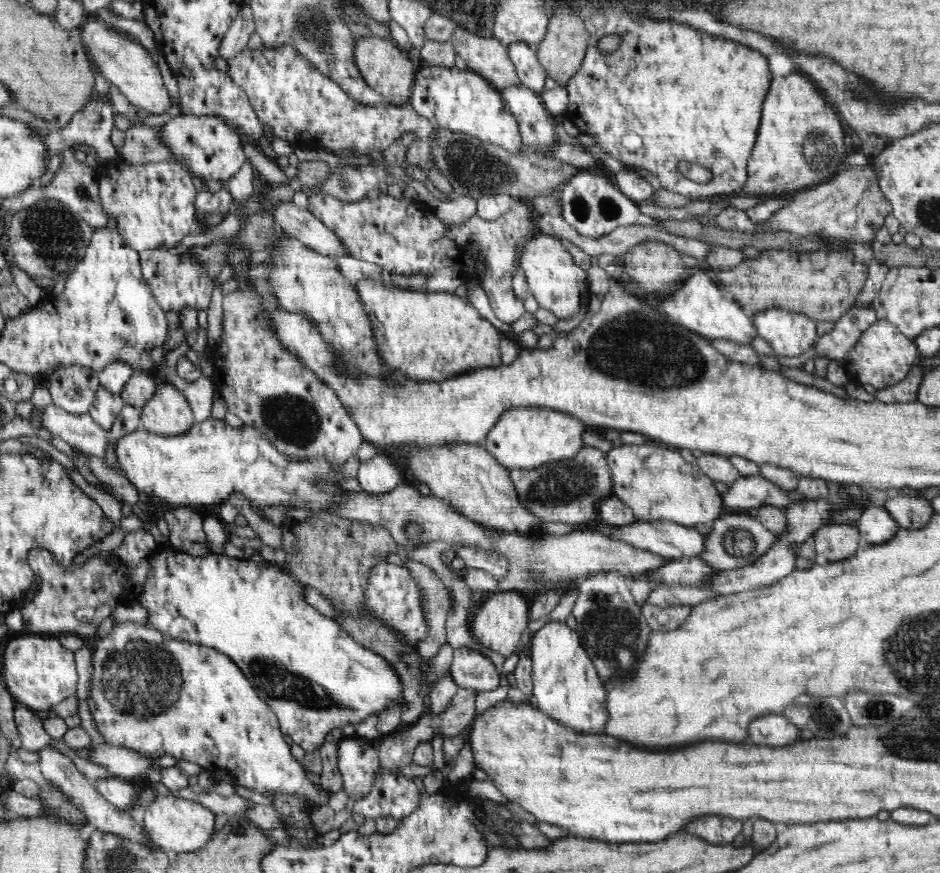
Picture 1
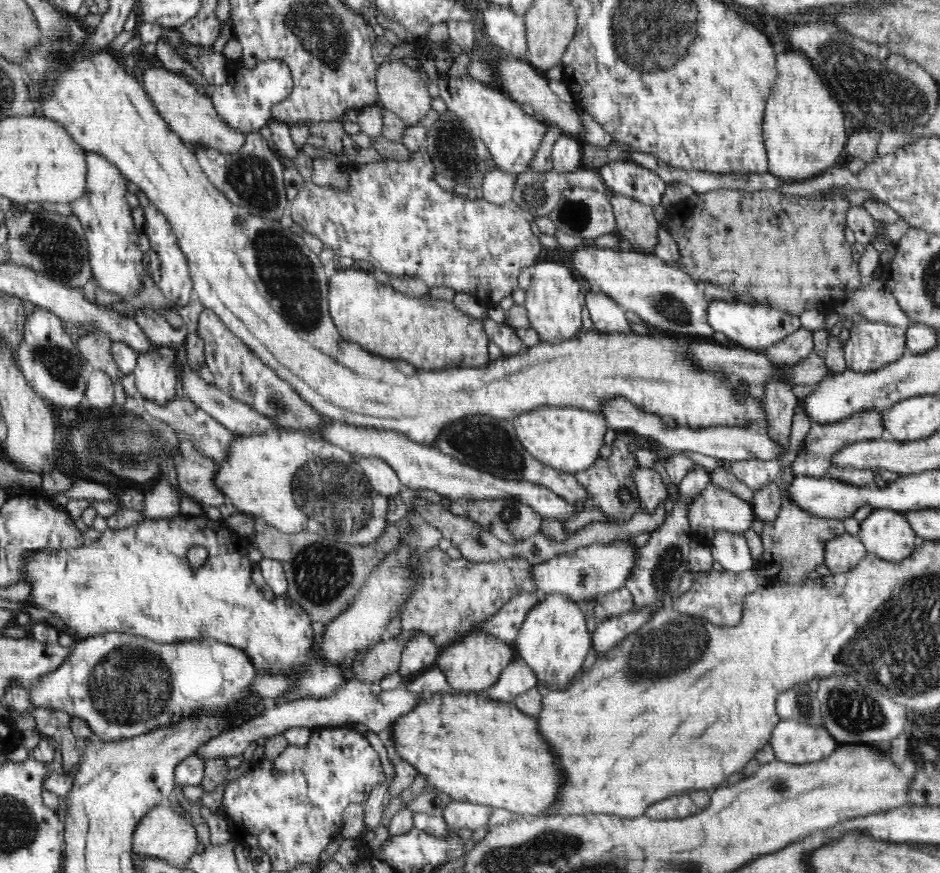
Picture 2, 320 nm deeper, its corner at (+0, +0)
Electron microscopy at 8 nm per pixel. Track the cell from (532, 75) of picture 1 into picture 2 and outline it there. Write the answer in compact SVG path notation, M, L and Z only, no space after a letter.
M492 2L484 10L482 22L491 40L498 49L510 57L523 60L527 53L525 19L510 7L498 6Z

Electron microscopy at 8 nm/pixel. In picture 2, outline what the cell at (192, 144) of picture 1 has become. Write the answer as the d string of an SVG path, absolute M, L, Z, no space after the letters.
M274 59L260 61L254 70L247 69L238 62L230 62L230 68L226 73L226 84L214 85L210 89L209 98L220 118L245 135L260 130L273 117L271 107L285 100L293 88L293 76L289 66Z

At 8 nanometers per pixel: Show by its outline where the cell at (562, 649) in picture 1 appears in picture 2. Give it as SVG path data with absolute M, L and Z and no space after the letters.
M543 593L541 599L527 612L524 622L520 627L517 639L515 640L516 652L530 669L534 671L538 683L548 682L549 689L567 689L571 682L578 676L577 673L582 668L584 658L588 656L592 637L586 627L584 612L578 606L577 601L573 601L562 593Z

